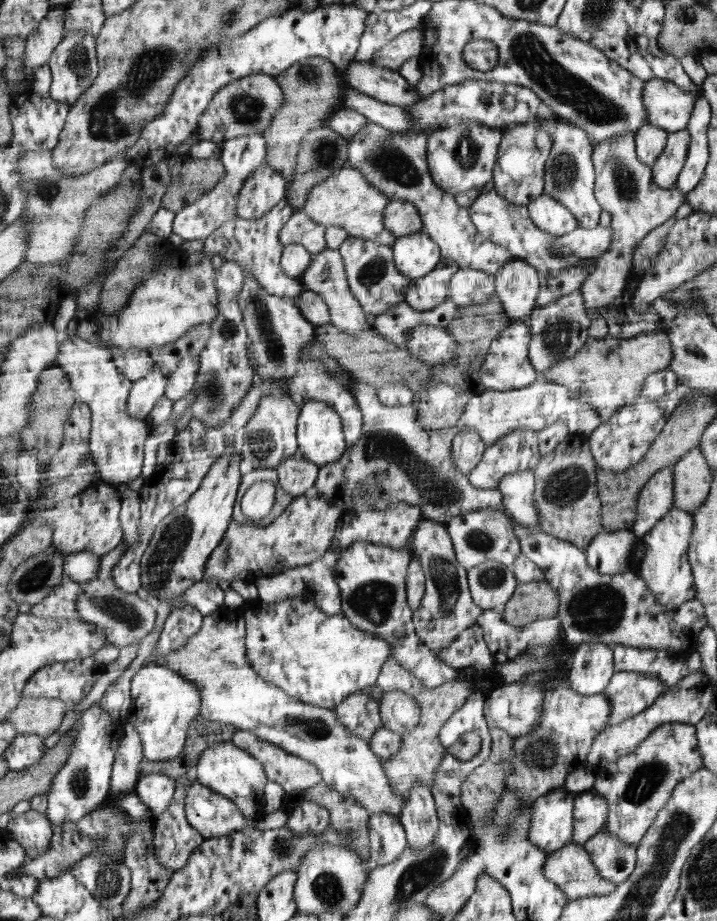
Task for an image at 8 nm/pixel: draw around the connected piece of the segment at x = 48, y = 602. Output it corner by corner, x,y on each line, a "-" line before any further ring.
64,579
64,582
58,584
52,594
46,596
38,604
33,604
31,613
36,617
66,618
70,621
81,620
77,609
77,598
81,591
81,584
77,581

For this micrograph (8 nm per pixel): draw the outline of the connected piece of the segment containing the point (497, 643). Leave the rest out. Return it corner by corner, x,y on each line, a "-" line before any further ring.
484,610
478,625
484,631
485,640
496,658
496,663
512,661
528,648
558,642
561,630
561,622
557,616
536,625
531,623
517,628
506,623
503,614
495,610

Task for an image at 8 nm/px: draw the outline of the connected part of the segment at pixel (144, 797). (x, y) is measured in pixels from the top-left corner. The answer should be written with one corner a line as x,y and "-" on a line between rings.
162,772
145,773
140,776
137,782
134,794
140,797
140,800
149,808
156,817
166,812
173,802
173,796
176,794
176,780
166,776

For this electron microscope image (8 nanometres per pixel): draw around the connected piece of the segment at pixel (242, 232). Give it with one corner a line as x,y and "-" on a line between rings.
283,198
272,210
258,220
246,220
237,216
203,240
202,253
209,258
213,254
217,254
223,260
237,262
245,272
251,274
251,277
268,294
292,300
296,303
305,288
300,278
289,277
283,271
281,265
283,244
279,241
279,234
283,224
288,222
289,217
295,211
291,204

